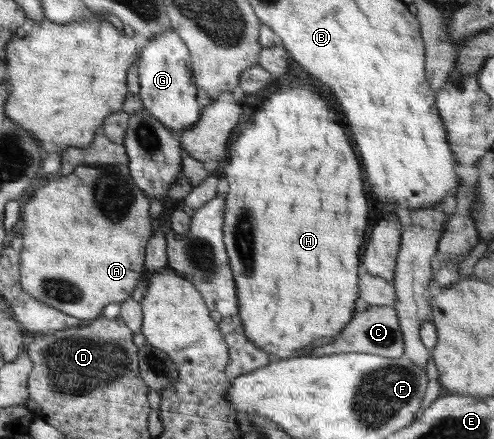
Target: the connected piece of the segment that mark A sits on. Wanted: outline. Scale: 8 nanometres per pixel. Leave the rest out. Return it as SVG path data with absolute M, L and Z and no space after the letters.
M128 164L76 167L73 173L35 191L21 207L19 223L23 225L18 227L27 235L21 284L35 299L90 321L101 317L107 305L133 297L144 273L146 247L153 232L149 198L134 182Z

